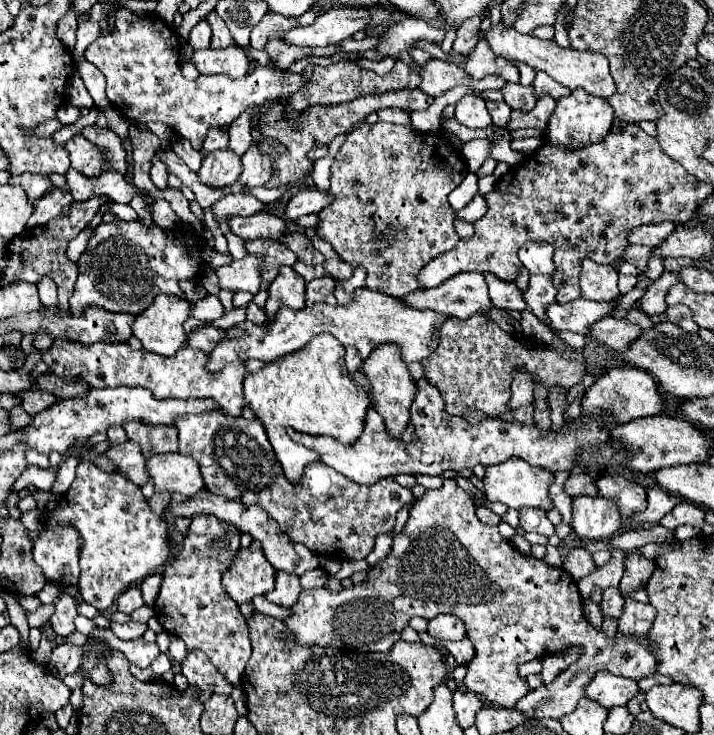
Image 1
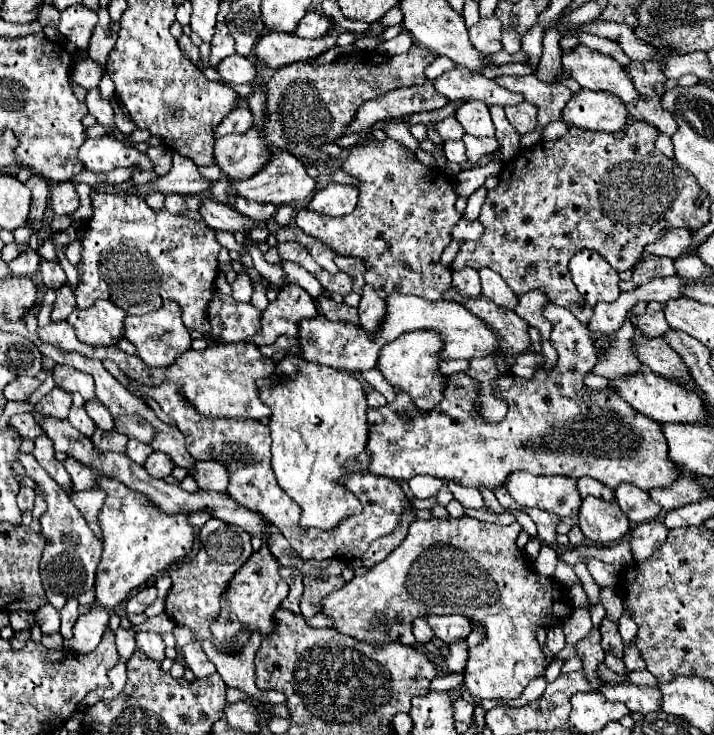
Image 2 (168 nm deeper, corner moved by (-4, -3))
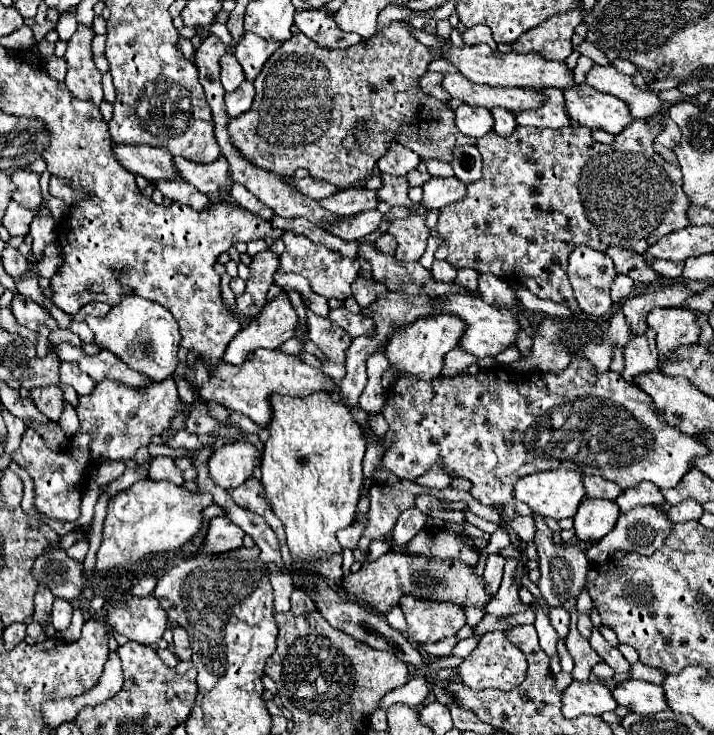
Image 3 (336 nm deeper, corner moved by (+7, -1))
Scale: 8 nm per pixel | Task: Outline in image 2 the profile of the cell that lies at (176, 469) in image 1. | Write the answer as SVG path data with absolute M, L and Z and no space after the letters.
M215 460L197 462L193 478L195 478L195 482L201 490L225 492L227 484L229 484L229 470L223 464L215 462Z

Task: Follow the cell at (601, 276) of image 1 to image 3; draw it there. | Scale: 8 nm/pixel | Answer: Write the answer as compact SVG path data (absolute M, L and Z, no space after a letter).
M576 246L568 258L566 270L574 288L574 298L586 314L602 316L610 312L610 284L616 270L608 254L588 246Z

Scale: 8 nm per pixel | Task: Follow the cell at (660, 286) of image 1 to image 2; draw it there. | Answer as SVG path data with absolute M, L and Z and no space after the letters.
M649 302L647 312L637 318L637 328L645 338L659 338L663 336L669 328L663 316L663 304L659 302Z

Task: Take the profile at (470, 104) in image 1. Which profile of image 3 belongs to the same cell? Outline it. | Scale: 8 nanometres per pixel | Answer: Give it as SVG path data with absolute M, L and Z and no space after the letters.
M462 104L462 106L458 106L454 110L454 114L456 114L456 126L458 126L458 130L462 134L466 134L466 136L472 136L472 138L482 138L494 126L492 114L486 108Z

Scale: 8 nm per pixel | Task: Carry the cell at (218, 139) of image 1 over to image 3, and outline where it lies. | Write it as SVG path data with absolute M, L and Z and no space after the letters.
M244 82L238 90L234 90L232 94L224 94L224 104L228 108L228 118L238 118L244 112L250 110L252 106L252 98L254 98L254 86L252 82Z

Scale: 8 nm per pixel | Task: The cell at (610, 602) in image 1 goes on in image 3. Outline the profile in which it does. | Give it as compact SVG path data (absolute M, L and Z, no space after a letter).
M592 628L592 636L590 636L590 646L600 654L602 662L606 662L610 668L614 668L614 672L626 672L630 670L630 664L626 662L626 658L618 652L618 648L610 646L602 634L598 632L598 628Z

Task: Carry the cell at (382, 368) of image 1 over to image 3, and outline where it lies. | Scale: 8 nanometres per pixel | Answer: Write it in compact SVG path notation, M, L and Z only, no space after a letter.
M448 314L436 316L436 318L420 318L420 320L412 322L412 326L408 326L408 330L400 330L398 334L394 334L390 338L384 354L396 372L412 374L424 382L432 382L442 372L444 354L458 346L462 332L464 332L464 322L460 318L454 318Z

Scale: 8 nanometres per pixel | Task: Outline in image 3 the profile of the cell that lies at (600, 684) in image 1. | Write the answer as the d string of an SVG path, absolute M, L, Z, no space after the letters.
M626 680L618 684L612 692L614 700L636 714L654 714L668 708L664 690L658 684L642 682L642 680Z

